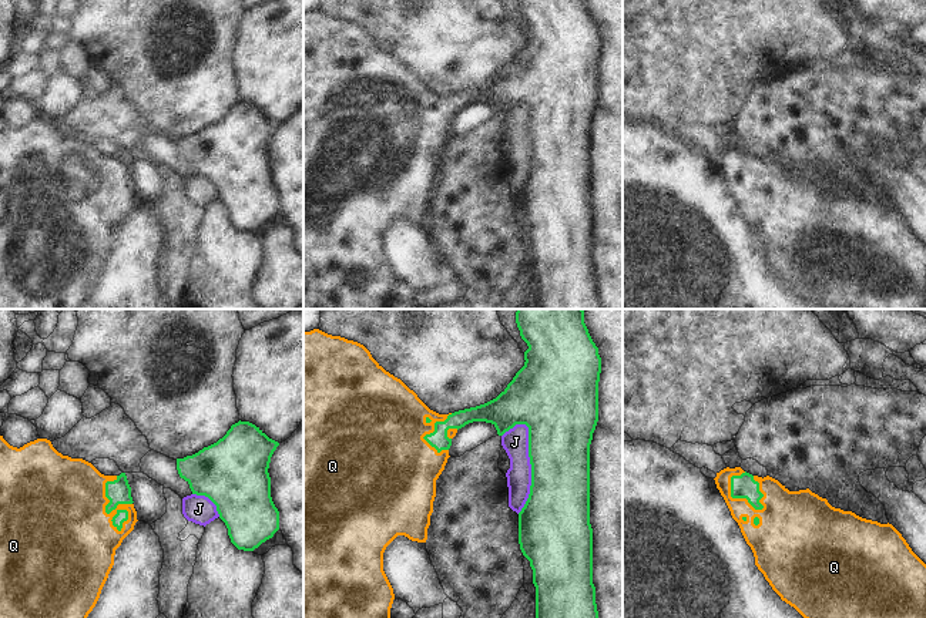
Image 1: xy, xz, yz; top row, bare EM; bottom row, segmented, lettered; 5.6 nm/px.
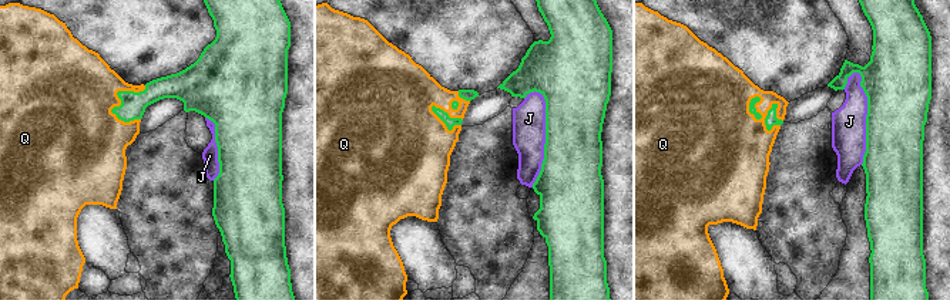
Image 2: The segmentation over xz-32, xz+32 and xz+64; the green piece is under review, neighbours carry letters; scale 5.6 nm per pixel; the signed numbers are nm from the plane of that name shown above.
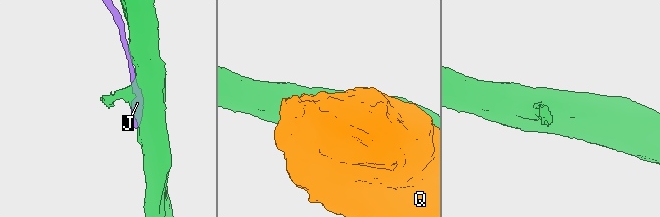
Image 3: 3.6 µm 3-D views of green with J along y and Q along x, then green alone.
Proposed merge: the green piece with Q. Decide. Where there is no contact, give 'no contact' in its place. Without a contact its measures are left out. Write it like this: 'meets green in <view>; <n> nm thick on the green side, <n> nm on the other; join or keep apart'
meets green in xy; 140 nm thick on the green side, 500 nm on the other; join

